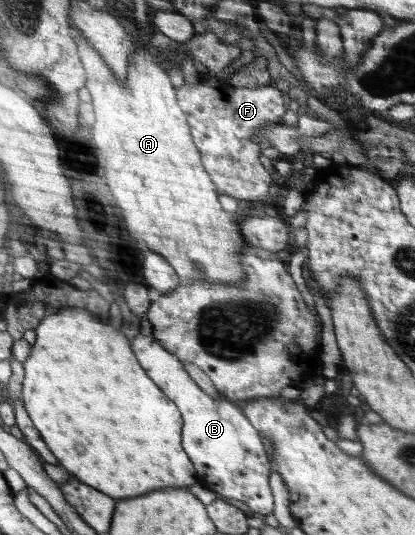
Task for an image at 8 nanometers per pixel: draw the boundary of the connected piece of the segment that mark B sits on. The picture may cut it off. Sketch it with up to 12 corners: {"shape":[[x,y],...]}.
{"shape":[[139,332],[133,352],[185,418],[198,482],[273,512],[257,428]]}

